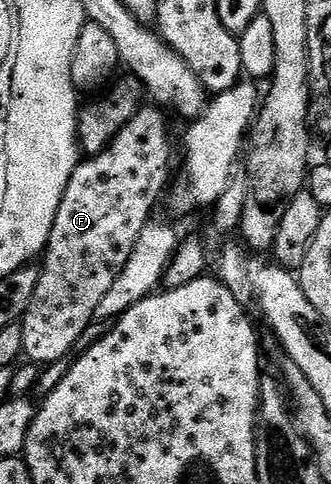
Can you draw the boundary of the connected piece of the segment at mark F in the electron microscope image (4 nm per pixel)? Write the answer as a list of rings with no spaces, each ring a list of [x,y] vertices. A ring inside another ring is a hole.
[[[143,105],[106,149],[79,161],[68,180],[68,188],[64,188],[48,244],[40,258],[36,292],[32,292],[32,304],[28,304],[20,323],[24,332],[22,353],[39,367],[46,368],[75,353],[74,345],[85,336],[90,325],[95,325],[100,300],[116,284],[116,276],[124,272],[124,264],[128,264],[140,232],[155,217],[154,205],[161,200],[170,182],[170,157],[174,154],[170,147],[170,126],[161,112],[157,105]]]

